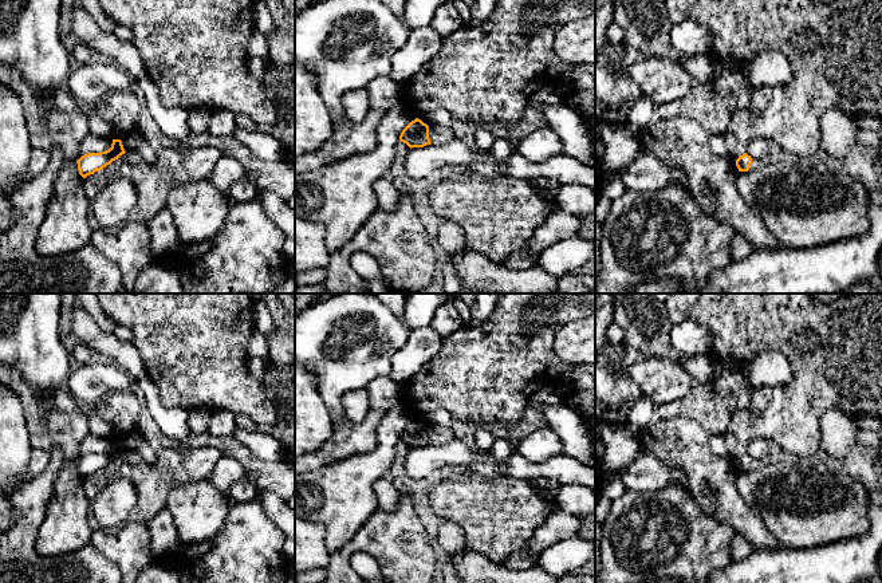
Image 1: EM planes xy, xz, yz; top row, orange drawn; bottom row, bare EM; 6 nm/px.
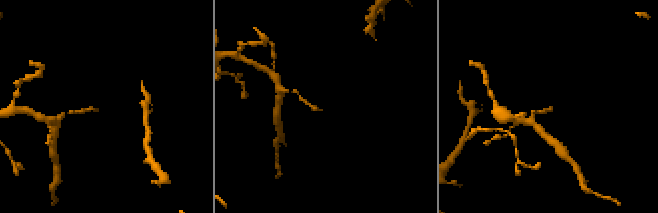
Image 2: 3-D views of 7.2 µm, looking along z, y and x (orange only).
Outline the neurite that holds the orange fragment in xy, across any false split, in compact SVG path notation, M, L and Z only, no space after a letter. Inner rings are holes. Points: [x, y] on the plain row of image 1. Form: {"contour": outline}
{"contour": "M113 440L111 448L101 453L88 453L82 456L76 464L79 474L86 478L90 474L94 474L98 470L102 470L113 461L118 460L125 454L125 449L121 440Z"}

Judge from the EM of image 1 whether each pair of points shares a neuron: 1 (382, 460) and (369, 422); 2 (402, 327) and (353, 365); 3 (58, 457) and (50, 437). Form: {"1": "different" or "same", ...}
{"1": "different", "2": "same", "3": "different"}

